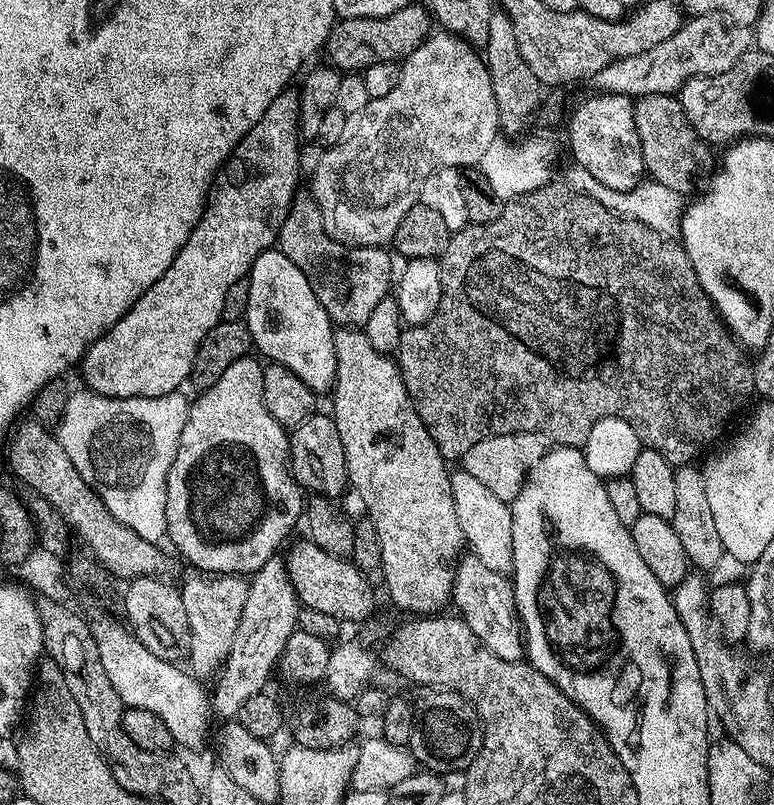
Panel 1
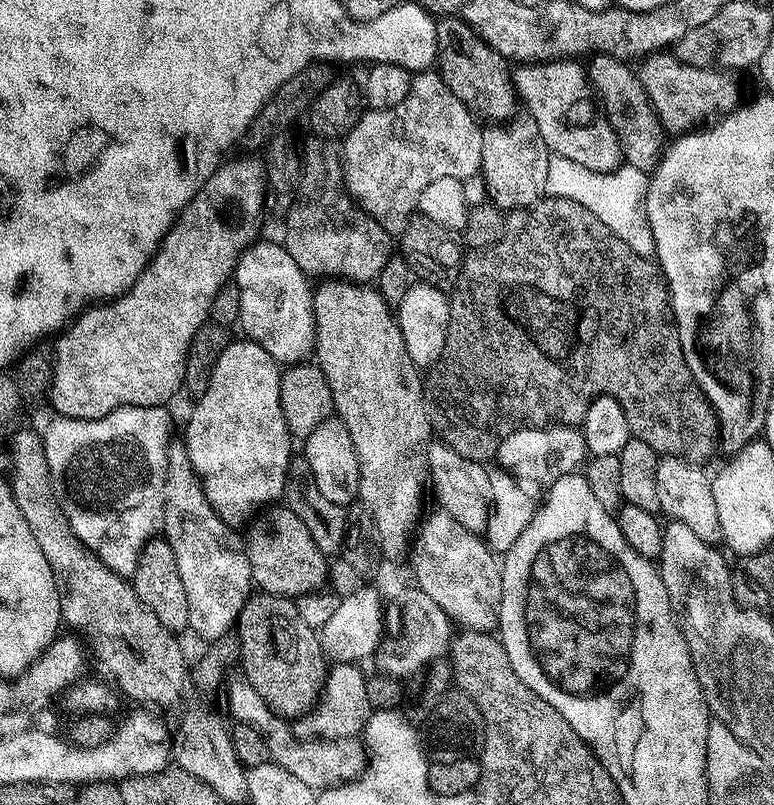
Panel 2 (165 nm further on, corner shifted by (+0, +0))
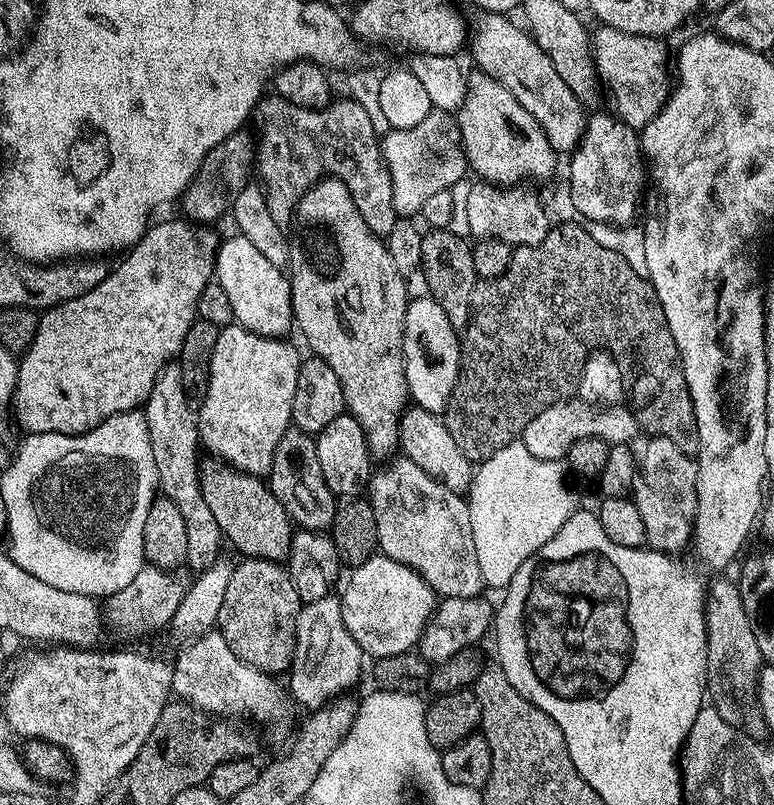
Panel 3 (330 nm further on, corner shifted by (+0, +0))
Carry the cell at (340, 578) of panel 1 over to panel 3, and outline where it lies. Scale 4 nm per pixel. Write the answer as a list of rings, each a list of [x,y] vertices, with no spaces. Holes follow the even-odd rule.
[[[204,458],[200,462],[200,489],[214,522],[218,522],[221,537],[228,540],[244,558],[284,562],[292,545],[294,525],[287,510],[274,498],[267,483],[249,472],[238,472],[219,458]]]

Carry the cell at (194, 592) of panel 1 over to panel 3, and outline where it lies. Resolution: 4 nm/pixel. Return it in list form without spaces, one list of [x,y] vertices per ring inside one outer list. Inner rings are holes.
[[[170,362],[160,371],[148,399],[142,405],[142,411],[146,418],[146,430],[150,434],[150,450],[154,450],[154,466],[158,466],[159,491],[170,498],[178,510],[182,510],[182,522],[186,522],[187,567],[206,569],[221,555],[222,537],[218,522],[214,522],[214,514],[210,514],[210,506],[206,506],[206,498],[202,498],[200,425],[193,405],[188,403],[186,392],[182,390],[179,363]]]

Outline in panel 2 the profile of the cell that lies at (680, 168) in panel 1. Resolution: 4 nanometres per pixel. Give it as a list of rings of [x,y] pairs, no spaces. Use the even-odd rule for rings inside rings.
[[[593,56],[586,71],[589,81],[594,85],[595,95],[602,105],[602,111],[608,117],[612,129],[616,131],[616,137],[620,139],[624,160],[635,167],[651,170],[659,164],[665,151],[666,133],[648,100],[639,75],[628,68],[631,67],[625,61],[613,56]]]

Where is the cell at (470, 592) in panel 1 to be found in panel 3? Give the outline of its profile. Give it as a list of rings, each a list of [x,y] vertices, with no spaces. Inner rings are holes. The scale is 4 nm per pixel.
[[[403,454],[385,464],[385,468],[373,471],[366,489],[376,512],[379,551],[394,562],[410,566],[436,591],[437,597],[480,596],[486,585],[474,550],[467,499],[430,478],[422,466],[414,466]]]

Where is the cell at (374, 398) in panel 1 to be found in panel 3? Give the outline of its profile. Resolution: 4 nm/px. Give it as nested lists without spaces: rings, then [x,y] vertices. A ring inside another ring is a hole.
[[[335,178],[317,180],[311,188],[308,188],[300,196],[299,202],[296,203],[295,220],[296,233],[293,236],[291,233],[290,236],[288,263],[286,265],[288,285],[292,287],[292,318],[295,327],[298,332],[300,328],[305,342],[312,347],[310,349],[311,355],[322,358],[322,362],[326,362],[326,366],[330,366],[330,370],[334,370],[338,382],[342,382],[342,394],[344,395],[344,406],[347,415],[353,416],[362,426],[364,433],[368,435],[369,452],[376,458],[380,458],[380,456],[384,456],[383,458],[391,457],[399,449],[400,414],[410,400],[408,387],[406,386],[406,370],[404,369],[404,319],[406,318],[406,310],[410,299],[406,278],[398,270],[398,266],[394,266],[394,258],[390,258],[387,243],[381,237],[375,236],[370,230],[370,226],[366,226],[366,222],[362,222],[362,214],[358,214],[358,206],[354,206],[350,190],[341,180]]]

